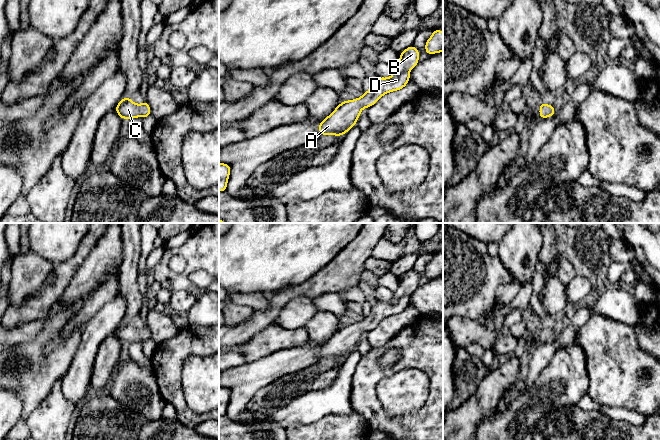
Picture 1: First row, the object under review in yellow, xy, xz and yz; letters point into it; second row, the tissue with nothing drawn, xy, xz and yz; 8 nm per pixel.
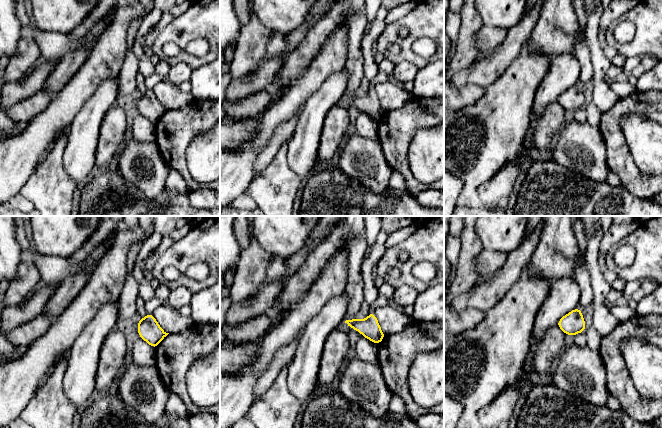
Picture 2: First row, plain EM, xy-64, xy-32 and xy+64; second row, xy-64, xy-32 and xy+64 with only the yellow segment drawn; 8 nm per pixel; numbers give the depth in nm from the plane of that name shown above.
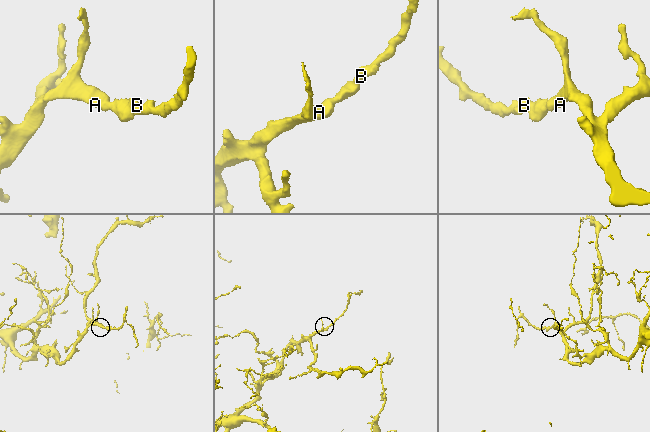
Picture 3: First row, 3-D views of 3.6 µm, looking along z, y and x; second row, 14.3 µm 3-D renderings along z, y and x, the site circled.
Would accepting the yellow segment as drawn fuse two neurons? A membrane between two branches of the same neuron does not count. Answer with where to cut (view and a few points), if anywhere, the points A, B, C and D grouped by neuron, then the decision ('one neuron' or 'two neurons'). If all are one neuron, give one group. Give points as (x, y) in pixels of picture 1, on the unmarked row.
no cut | A B C D | one neuron

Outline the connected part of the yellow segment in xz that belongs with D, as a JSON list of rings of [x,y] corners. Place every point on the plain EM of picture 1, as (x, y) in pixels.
[[[414,269],[409,270],[404,275],[400,277],[400,283],[397,289],[393,292],[393,298],[389,302],[377,301],[371,308],[370,313],[363,317],[363,319],[358,323],[342,325],[334,335],[323,343],[318,350],[319,360],[321,359],[334,359],[334,360],[343,360],[347,357],[354,349],[356,349],[360,337],[363,332],[369,332],[376,328],[379,323],[393,315],[398,315],[403,313],[410,303],[410,294],[417,290],[419,287],[419,274]]]

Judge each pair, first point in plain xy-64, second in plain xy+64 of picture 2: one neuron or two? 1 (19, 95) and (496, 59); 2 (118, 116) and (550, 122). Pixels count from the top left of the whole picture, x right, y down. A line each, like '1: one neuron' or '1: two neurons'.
1: one neuron
2: one neuron

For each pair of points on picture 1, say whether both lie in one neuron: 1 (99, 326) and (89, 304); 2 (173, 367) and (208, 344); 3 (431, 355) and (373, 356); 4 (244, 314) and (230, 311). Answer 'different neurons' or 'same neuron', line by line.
1: different neurons
2: same neuron
3: same neuron
4: same neuron

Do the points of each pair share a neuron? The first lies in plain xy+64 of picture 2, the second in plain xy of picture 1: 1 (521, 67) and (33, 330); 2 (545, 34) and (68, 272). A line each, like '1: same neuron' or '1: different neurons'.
1: different neurons
2: different neurons

